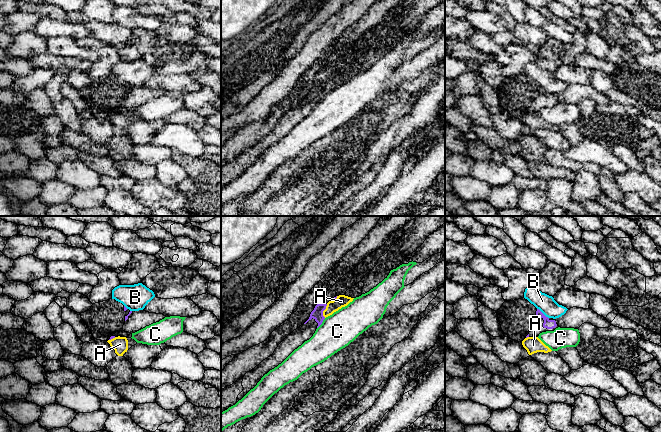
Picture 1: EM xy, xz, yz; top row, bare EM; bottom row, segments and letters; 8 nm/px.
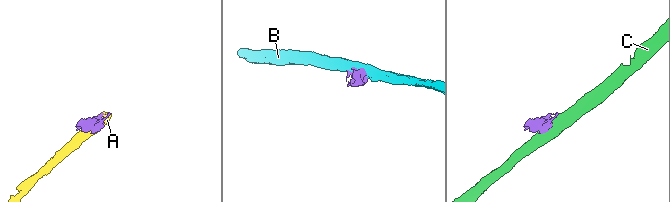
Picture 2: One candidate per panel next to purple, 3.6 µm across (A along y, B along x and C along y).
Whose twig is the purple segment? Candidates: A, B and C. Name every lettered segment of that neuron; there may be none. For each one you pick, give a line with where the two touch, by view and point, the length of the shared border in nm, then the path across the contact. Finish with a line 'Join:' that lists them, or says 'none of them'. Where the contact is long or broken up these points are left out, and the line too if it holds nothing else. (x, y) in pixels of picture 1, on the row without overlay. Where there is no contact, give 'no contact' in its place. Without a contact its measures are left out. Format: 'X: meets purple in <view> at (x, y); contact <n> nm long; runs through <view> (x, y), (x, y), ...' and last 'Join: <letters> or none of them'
Join: none of them

